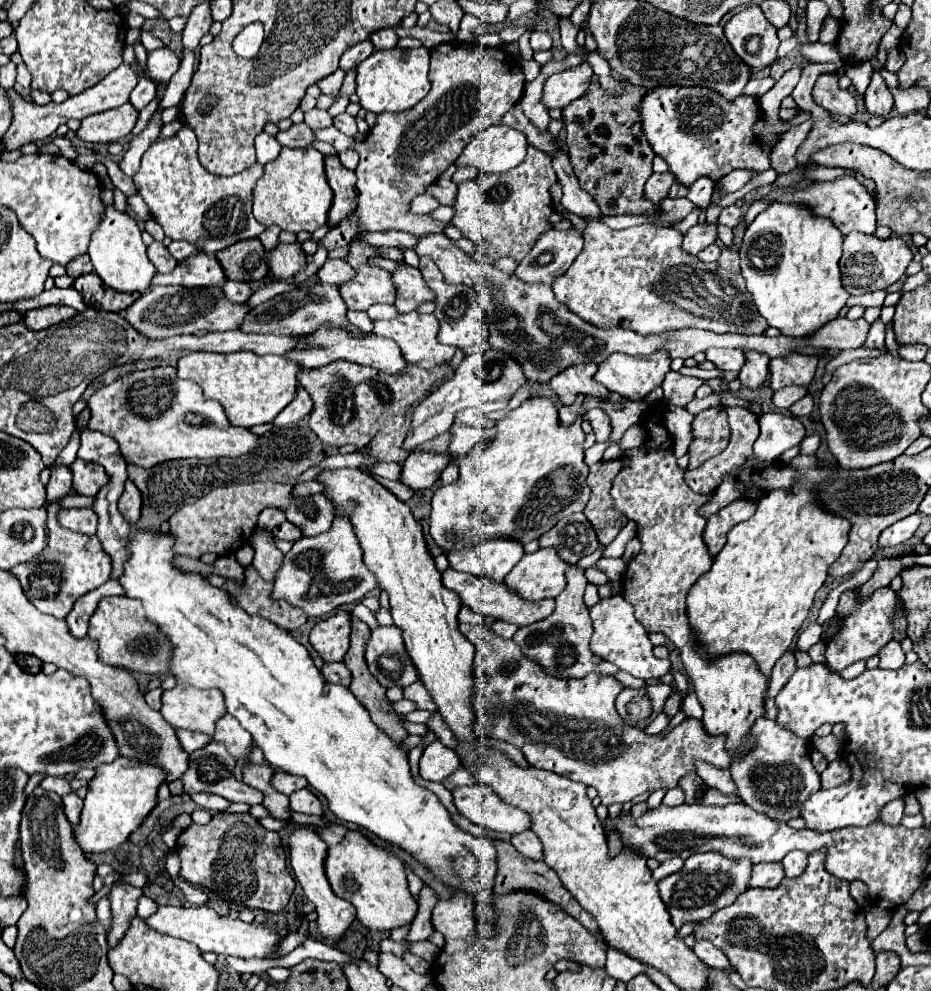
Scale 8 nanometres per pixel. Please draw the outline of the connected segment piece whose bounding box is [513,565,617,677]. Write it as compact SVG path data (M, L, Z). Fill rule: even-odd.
M571 565L567 569L565 577L567 577L567 587L555 599L557 607L555 607L553 615L547 617L547 619L535 621L531 625L519 627L517 633L513 635L513 641L523 649L523 653L529 659L535 659L549 675L581 677L581 675L587 675L591 671L599 671L601 675L615 675L617 667L613 663L607 663L605 659L599 659L599 655L595 655L589 647L589 641L591 641L591 635L593 635L593 625L591 625L589 611L583 605L583 593L585 593L585 587L587 587L587 579L583 575L583 569L577 567L577 565ZM531 627L563 627L563 629L559 633L545 631L545 637L539 643L529 645L531 643Z

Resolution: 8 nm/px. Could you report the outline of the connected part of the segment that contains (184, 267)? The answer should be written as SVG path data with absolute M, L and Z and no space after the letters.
M199 251L189 259L177 263L171 273L157 273L151 285L181 285L181 287L211 287L223 285L225 273L213 255Z

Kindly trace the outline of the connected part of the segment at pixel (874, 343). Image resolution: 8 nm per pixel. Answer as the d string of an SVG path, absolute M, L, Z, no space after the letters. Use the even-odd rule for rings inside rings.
M877 319L873 325L871 325L871 331L867 335L867 343L865 347L883 347L885 345L885 325Z

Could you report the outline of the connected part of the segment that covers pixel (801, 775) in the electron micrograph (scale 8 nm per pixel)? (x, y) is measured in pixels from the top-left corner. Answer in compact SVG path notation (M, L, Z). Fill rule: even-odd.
M757 719L751 733L757 737L755 751L739 755L731 763L731 775L737 787L737 795L759 813L775 817L777 821L787 821L799 817L799 803L807 795L821 789L819 773L809 759L809 741L793 735L789 729L781 727L771 719Z

